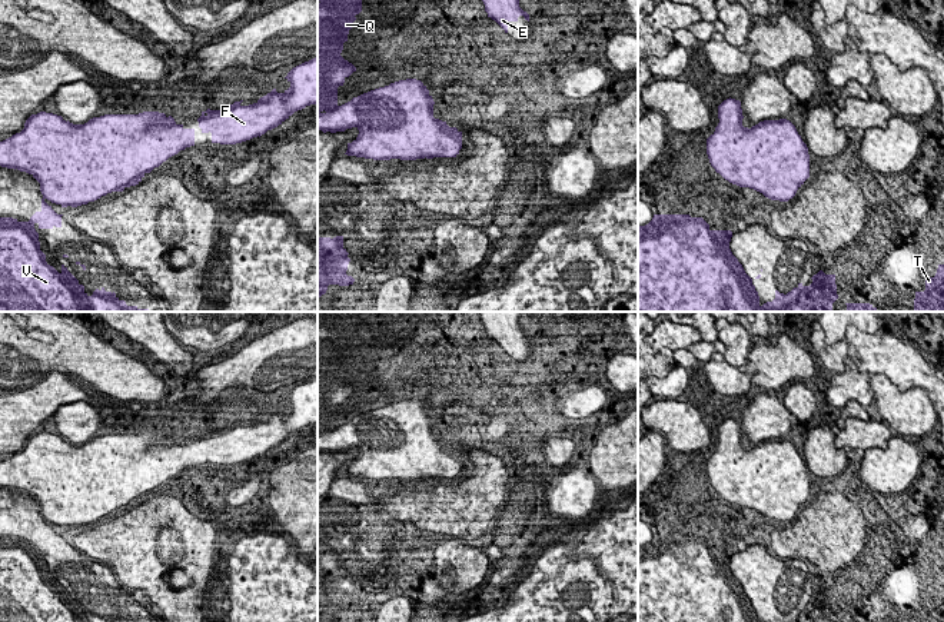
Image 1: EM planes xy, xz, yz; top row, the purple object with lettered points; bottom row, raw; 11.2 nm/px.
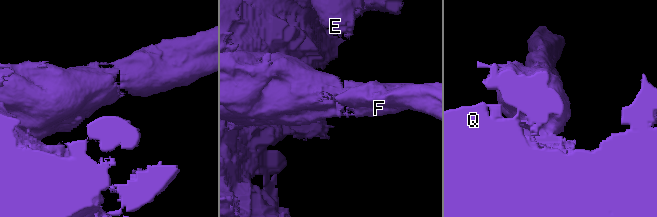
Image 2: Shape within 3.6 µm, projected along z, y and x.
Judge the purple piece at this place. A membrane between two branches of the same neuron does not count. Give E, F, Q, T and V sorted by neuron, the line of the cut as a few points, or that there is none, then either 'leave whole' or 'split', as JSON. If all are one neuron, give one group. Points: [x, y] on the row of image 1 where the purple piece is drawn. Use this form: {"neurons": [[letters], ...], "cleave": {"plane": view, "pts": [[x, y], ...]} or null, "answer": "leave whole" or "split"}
{"neurons": [["E", "Q", "T", "V"], ["F"]], "cleave": {"plane": "xz", "pts": [[381, 87], [381, 103], [404, 117], [408, 142], [428, 140]]}, "answer": "split"}

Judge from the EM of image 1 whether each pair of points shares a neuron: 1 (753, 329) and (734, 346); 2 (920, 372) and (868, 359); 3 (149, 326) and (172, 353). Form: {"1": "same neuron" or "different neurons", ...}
{"1": "different neurons", "2": "same neuron", "3": "same neuron"}

